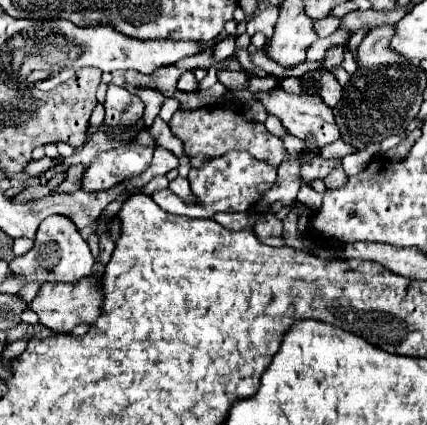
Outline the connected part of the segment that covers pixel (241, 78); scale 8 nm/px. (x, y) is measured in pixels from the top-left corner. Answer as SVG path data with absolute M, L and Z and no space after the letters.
M223 70L223 72L219 72L219 80L221 80L230 91L243 89L247 85L248 79L248 74L242 70Z

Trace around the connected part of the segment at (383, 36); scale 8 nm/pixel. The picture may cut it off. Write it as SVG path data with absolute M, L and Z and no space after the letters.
M383 24L373 28L359 44L357 64L361 68L377 68L395 62L401 54L391 48L391 38L395 36L395 24Z

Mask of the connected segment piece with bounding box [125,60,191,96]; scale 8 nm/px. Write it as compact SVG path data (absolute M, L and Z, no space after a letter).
M175 62L169 66L161 66L157 68L153 74L141 74L141 72L133 72L127 70L125 78L129 80L129 84L133 86L147 86L153 90L159 90L163 96L171 96L177 90L177 80L183 72L191 70L189 62Z

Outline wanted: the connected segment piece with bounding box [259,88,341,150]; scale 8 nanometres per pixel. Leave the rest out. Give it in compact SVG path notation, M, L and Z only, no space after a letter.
M279 88L275 92L261 92L259 100L267 108L267 114L275 114L293 136L303 138L303 140L313 138L317 150L321 150L323 146L341 138L341 132L339 132L339 126L335 122L335 116L333 116L331 108L319 96L295 96L295 94L283 92Z

